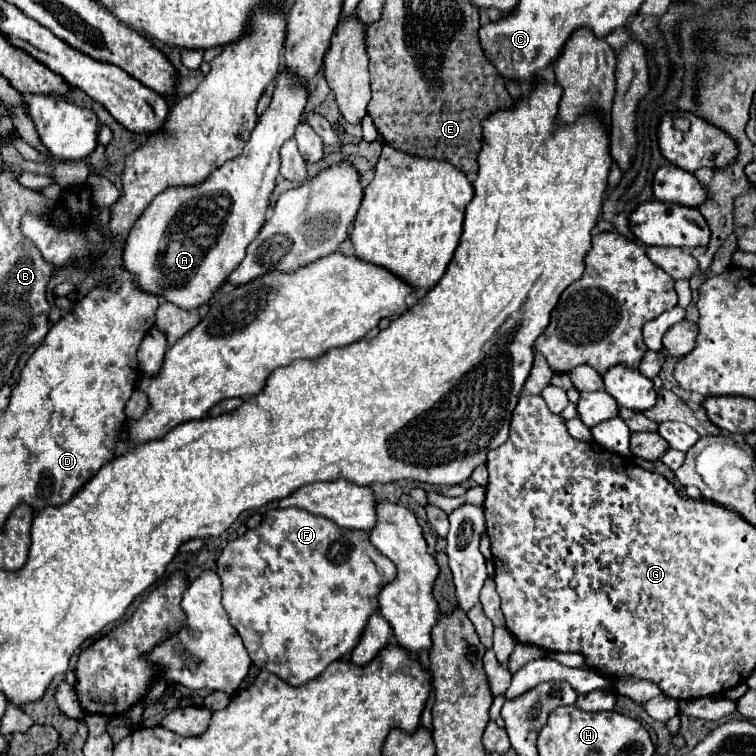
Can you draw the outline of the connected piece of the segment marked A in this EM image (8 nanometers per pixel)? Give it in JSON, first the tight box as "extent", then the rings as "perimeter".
{"extent":[123,71,307,309],"perimeter":[[[281,71],[269,109],[259,117],[257,127],[253,129],[243,153],[211,173],[211,177],[197,187],[179,187],[163,191],[151,201],[143,215],[135,221],[129,231],[125,249],[123,249],[123,267],[135,273],[135,285],[147,293],[163,295],[167,301],[193,309],[211,301],[215,291],[227,281],[231,271],[239,265],[239,259],[245,257],[247,245],[257,237],[259,229],[265,223],[269,209],[269,195],[273,193],[279,179],[279,149],[293,137],[295,127],[301,123],[303,109],[307,103],[307,87]]]}

